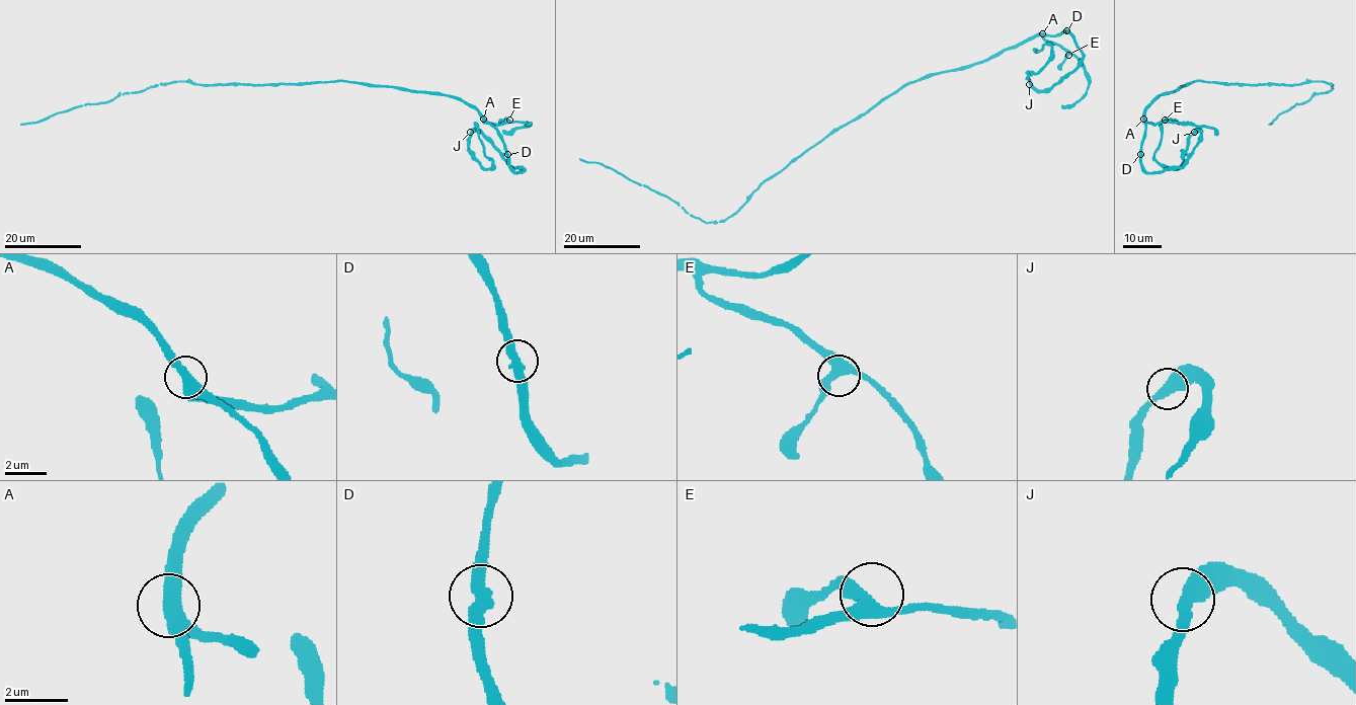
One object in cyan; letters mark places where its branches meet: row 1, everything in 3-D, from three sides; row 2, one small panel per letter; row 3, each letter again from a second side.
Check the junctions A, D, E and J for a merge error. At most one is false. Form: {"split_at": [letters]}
{"split_at": []}

